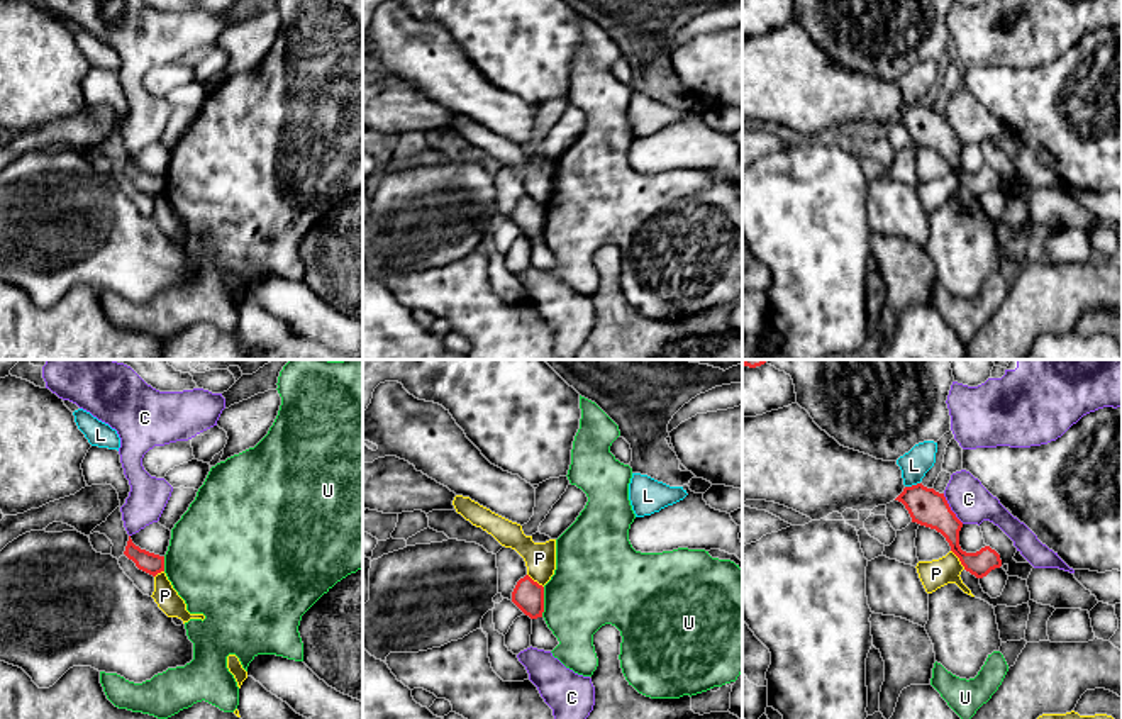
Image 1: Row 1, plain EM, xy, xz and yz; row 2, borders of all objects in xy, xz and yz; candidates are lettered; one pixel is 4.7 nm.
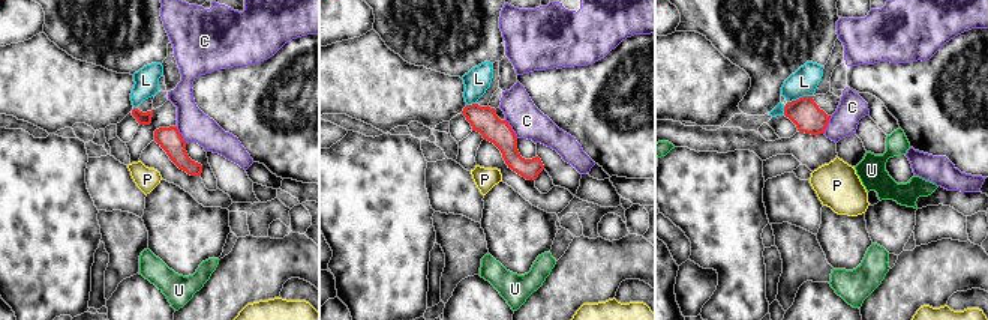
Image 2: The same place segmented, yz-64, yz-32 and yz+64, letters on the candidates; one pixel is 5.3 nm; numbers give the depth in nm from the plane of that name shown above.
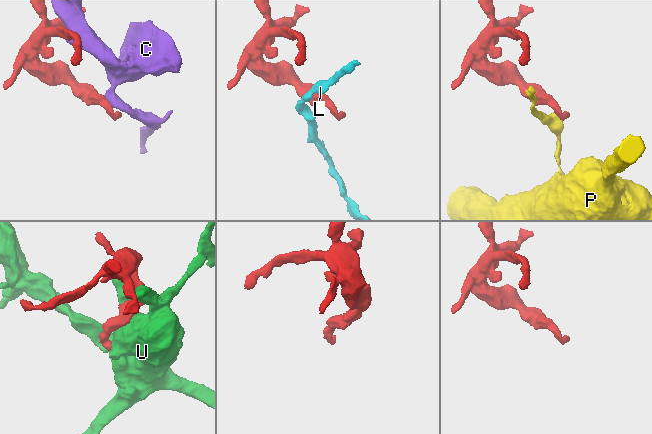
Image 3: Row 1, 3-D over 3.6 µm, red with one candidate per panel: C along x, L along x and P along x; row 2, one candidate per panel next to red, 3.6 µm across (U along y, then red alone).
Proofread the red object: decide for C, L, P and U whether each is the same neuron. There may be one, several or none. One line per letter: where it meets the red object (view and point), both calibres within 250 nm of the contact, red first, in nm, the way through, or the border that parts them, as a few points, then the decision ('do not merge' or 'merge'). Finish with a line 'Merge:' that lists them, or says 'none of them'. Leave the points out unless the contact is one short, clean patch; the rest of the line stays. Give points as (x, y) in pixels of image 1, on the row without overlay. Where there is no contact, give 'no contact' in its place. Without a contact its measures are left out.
C: yz (949, 129) | 180/190 nm | do not merge
L: yz (912, 105) | 180/140 nm | along yz (919, 102), (905, 107) | do not merge
P: yz (960, 180) | 140/140 nm | along yz (951, 170), (965, 189) | do not merge
U: xz (543, 222) | 150/380 nm | do not merge
Merge: none of them

